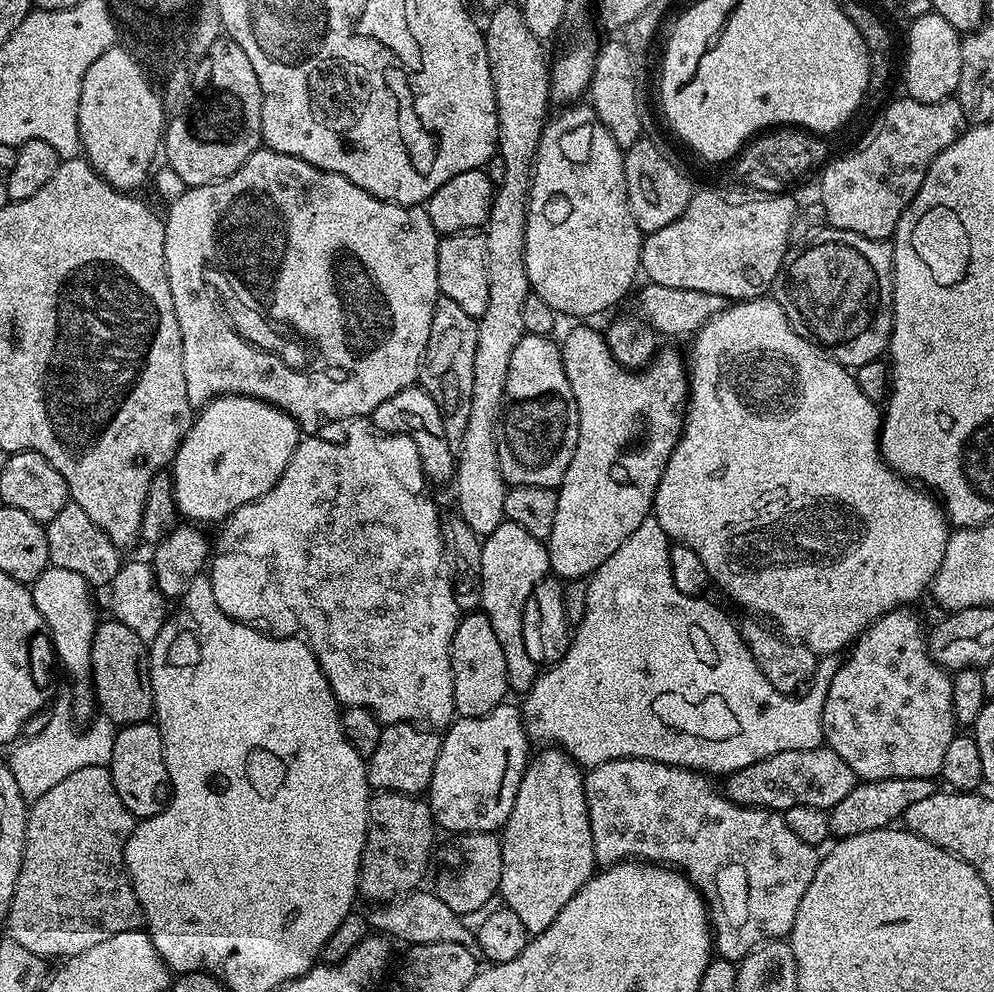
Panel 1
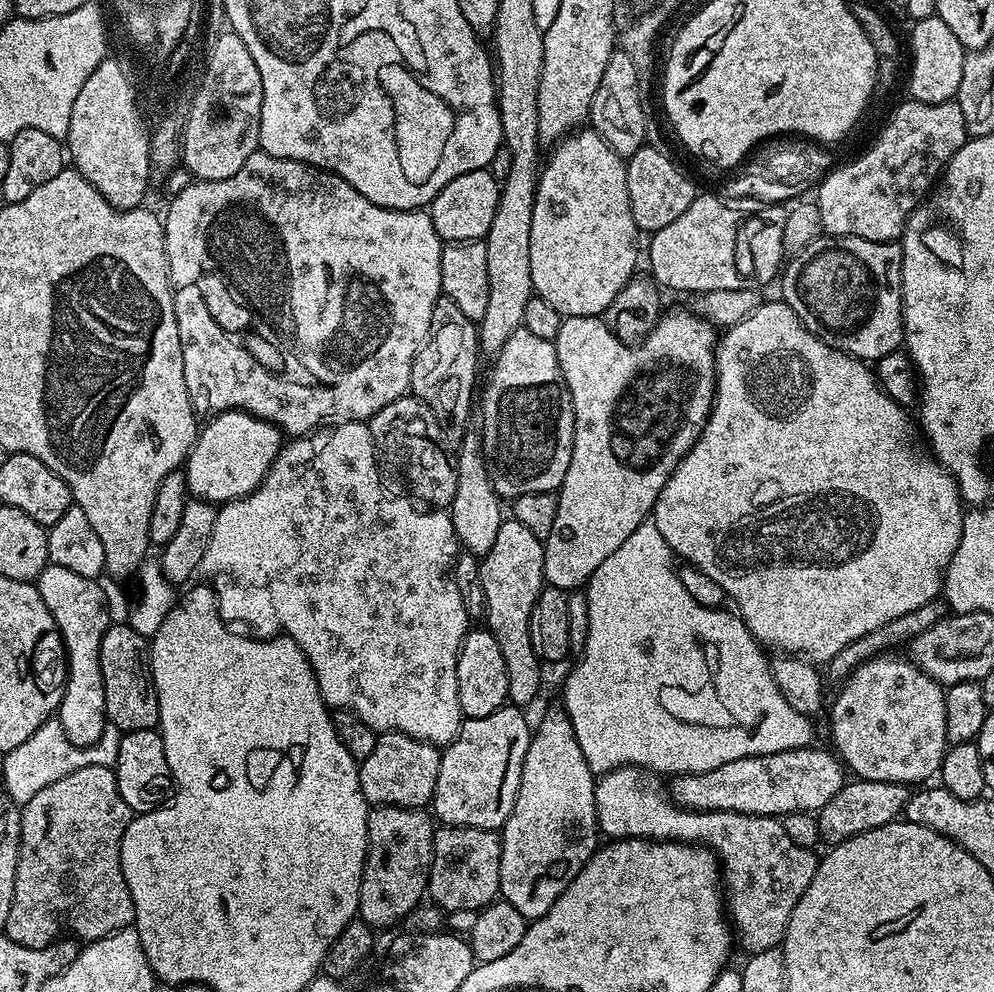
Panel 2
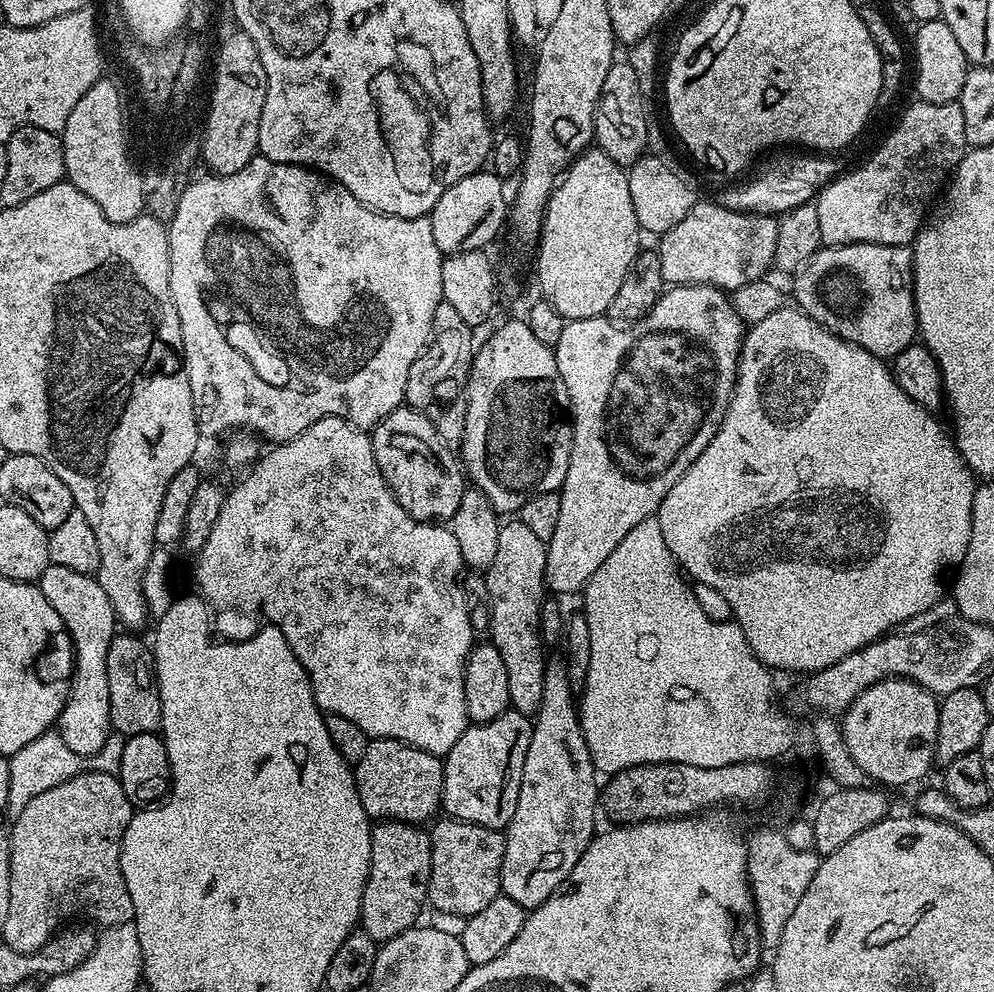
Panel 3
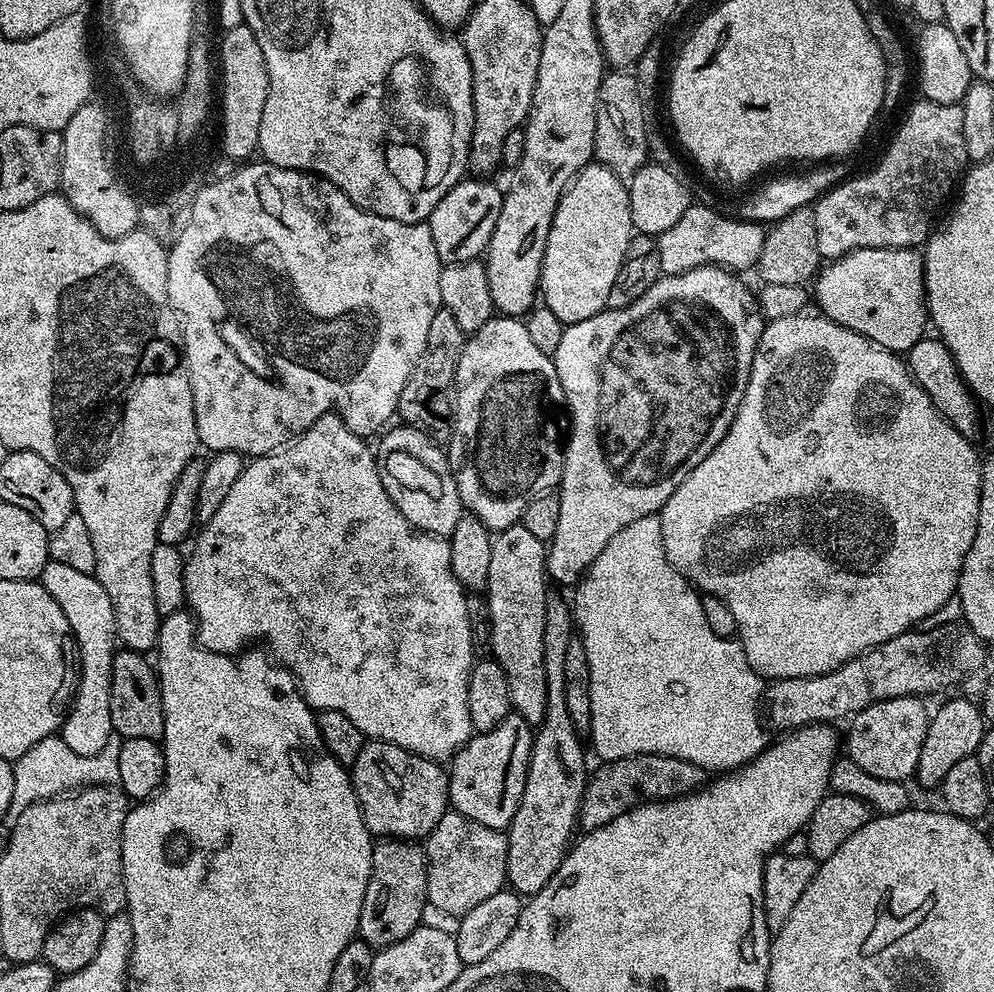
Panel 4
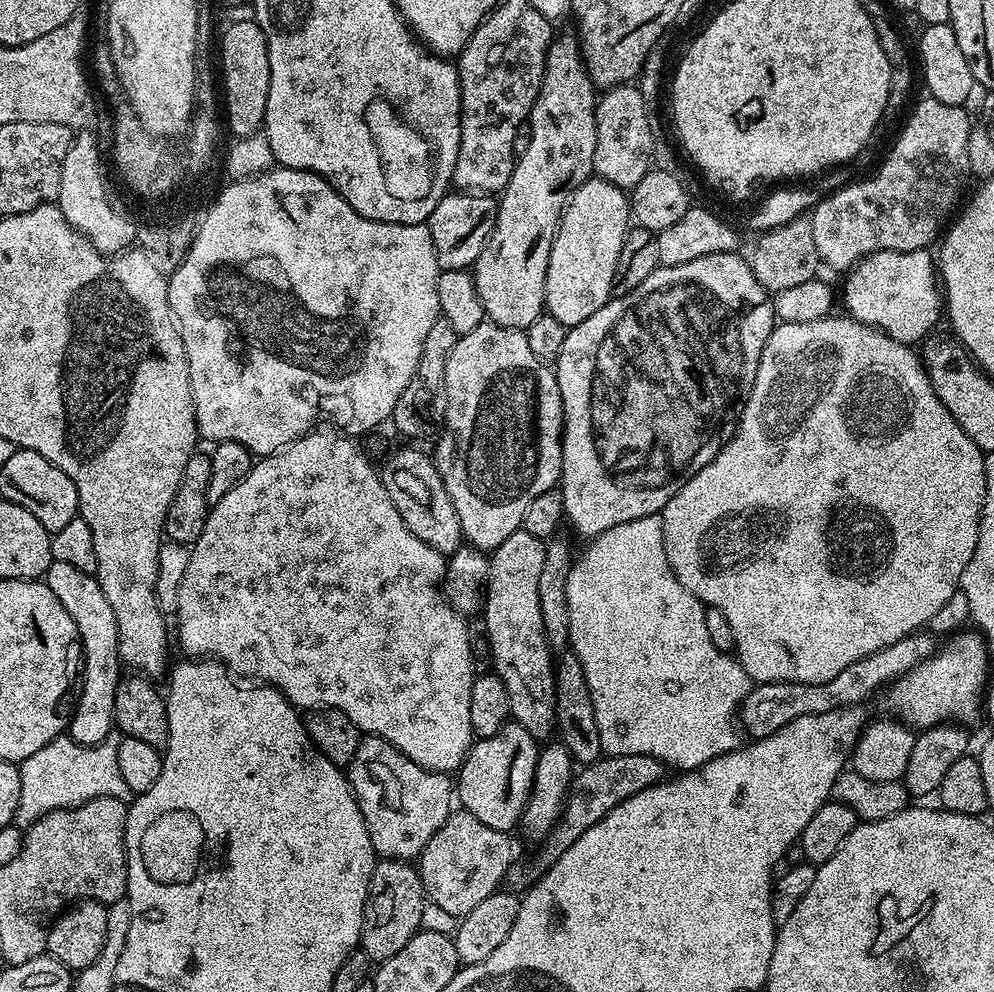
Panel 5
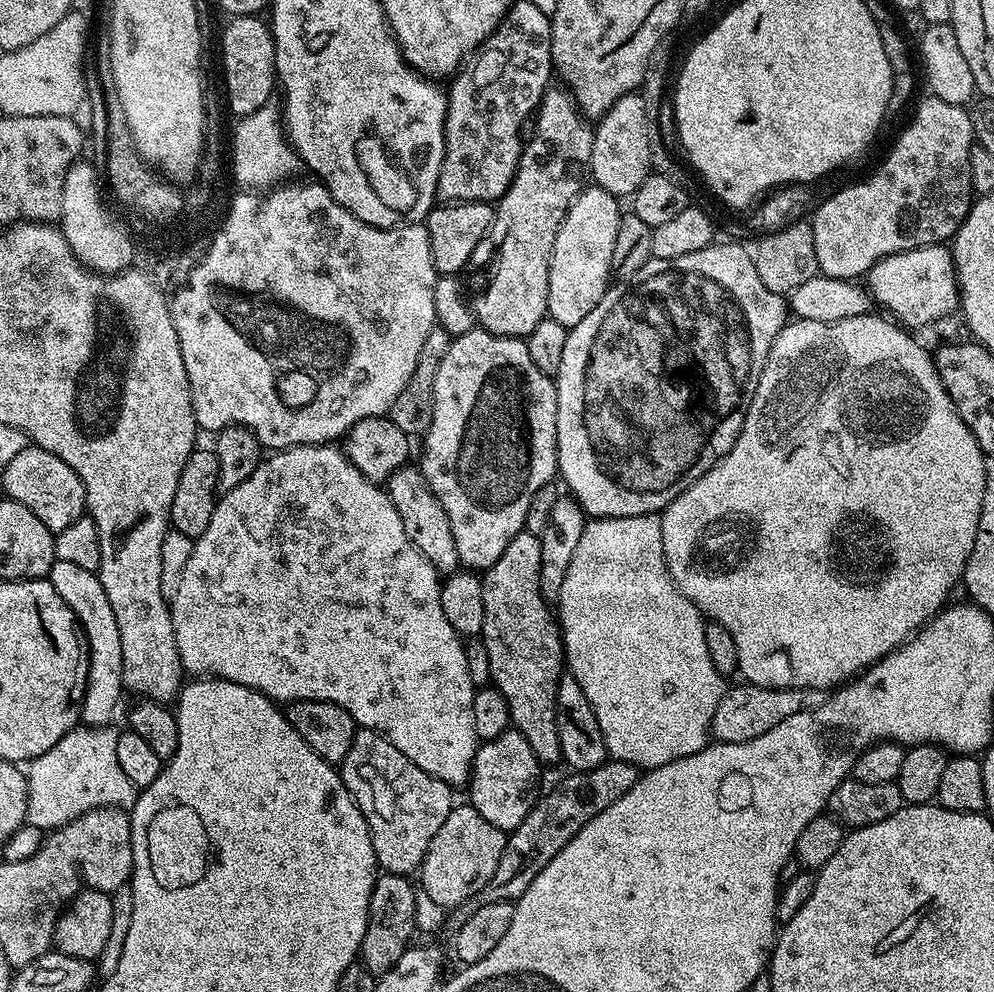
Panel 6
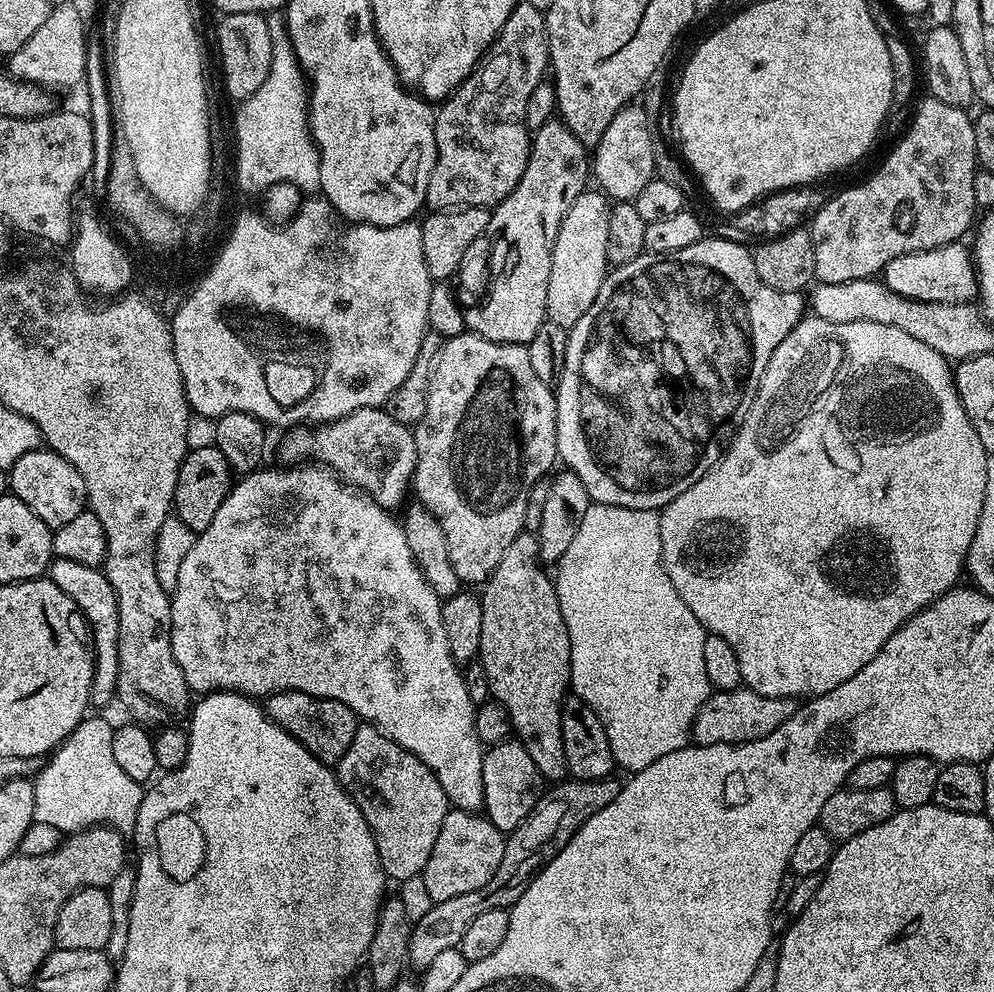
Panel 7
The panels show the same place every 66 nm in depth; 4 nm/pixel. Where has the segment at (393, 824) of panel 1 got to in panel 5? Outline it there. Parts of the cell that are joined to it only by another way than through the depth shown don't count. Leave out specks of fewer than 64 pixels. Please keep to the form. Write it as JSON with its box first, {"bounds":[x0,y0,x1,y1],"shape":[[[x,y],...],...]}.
{"bounds":[359,859,426,962],"shape":[[[377,859],[364,903],[359,947],[374,962],[394,958],[416,932],[421,931],[426,897],[419,871],[406,860]]]}

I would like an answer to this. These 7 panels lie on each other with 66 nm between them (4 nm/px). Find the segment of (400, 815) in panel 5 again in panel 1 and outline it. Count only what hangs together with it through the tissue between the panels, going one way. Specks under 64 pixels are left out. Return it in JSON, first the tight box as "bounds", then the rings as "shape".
{"bounds":[367,724,441,796],"shape":[[[385,724],[382,738],[372,756],[367,757],[368,786],[376,792],[401,792],[407,796],[420,796],[427,793],[430,778],[434,774],[434,762],[438,762],[441,737],[435,731],[415,724]]]}

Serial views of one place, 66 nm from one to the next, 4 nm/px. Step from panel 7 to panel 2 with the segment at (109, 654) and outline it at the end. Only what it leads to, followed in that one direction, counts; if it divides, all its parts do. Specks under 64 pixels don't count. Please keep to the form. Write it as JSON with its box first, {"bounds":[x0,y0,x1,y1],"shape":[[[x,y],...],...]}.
{"bounds":[34,563,110,748],"shape":[[[48,563],[34,583],[38,594],[42,594],[42,602],[46,602],[46,610],[54,614],[54,622],[64,639],[64,655],[68,657],[68,681],[58,709],[60,725],[74,746],[95,748],[96,743],[106,736],[100,651],[110,617],[104,592],[96,580],[82,578],[82,574],[74,574],[74,570],[66,570],[66,566],[57,564]]]}

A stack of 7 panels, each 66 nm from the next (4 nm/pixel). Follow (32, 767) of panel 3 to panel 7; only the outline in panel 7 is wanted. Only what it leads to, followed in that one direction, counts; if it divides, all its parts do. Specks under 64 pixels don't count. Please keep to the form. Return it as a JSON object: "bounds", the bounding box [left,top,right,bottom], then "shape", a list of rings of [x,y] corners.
{"bounds":[34,716,145,834],"shape":[[[91,716],[80,721],[77,728],[43,761],[42,767],[35,773],[34,820],[54,826],[61,834],[81,832],[84,828],[97,826],[115,828],[121,834],[135,833],[145,789],[118,766],[114,758],[113,725],[108,725],[100,716]]]}

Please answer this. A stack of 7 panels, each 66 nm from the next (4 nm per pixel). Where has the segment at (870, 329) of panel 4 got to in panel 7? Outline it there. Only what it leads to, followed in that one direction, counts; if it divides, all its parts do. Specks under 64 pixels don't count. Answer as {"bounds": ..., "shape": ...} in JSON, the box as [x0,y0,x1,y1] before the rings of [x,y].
{"bounds":[882,243,978,304],"shape":[[[963,243],[947,244],[921,252],[902,254],[887,264],[882,279],[894,294],[902,294],[911,300],[922,302],[950,302],[967,304],[978,296],[976,283],[976,266],[971,251],[963,248]]]}

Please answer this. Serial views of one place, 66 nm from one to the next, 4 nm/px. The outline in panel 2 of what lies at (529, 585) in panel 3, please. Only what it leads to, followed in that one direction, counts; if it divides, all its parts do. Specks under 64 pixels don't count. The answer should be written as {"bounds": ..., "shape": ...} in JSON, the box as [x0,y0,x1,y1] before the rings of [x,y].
{"bounds":[479,518,544,706],"shape":[[[508,518],[494,538],[494,546],[479,561],[480,588],[484,591],[484,608],[488,611],[486,627],[494,634],[498,650],[506,661],[508,679],[508,699],[513,705],[525,706],[540,692],[541,658],[531,644],[531,612],[543,591],[544,579],[544,541],[534,538],[522,522]]]}

